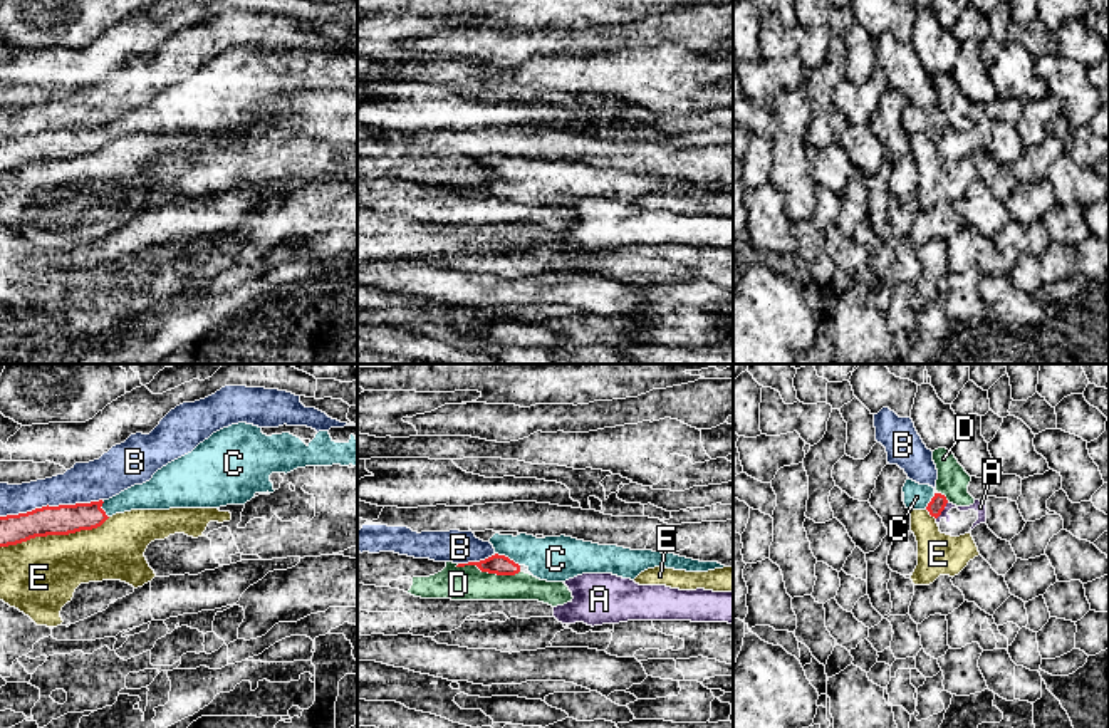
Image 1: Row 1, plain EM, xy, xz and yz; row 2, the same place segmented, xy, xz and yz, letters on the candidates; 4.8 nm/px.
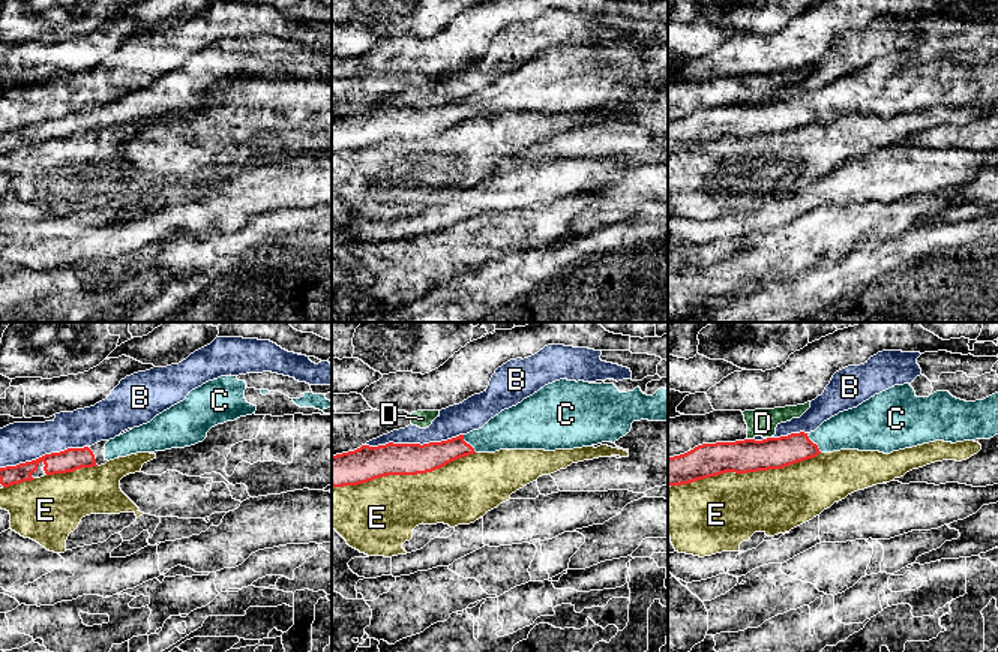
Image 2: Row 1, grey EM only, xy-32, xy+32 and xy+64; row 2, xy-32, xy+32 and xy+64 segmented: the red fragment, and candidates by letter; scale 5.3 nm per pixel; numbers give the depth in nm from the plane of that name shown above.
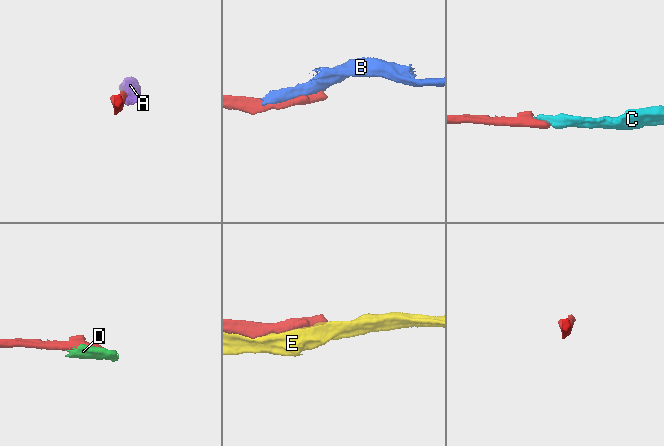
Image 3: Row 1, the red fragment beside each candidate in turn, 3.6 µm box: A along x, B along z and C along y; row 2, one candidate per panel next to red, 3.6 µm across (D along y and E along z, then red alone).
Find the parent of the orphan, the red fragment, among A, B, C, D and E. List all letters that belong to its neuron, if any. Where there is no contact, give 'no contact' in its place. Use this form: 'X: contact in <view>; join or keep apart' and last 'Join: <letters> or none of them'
A: contact in yz; keep apart
B: contact in xy; keep apart
C: contact in xz; join
D: contact in xz; keep apart
E: contact in xy; keep apart
Join: C

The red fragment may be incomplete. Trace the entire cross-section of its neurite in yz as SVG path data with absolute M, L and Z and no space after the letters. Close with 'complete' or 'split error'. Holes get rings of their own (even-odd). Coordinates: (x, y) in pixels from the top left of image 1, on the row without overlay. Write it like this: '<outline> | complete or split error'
M906 104L903 111L904 129L909 134L928 134L931 141L938 143L945 134L948 124L945 119L936 117L929 109L919 109L913 104Z | split error

